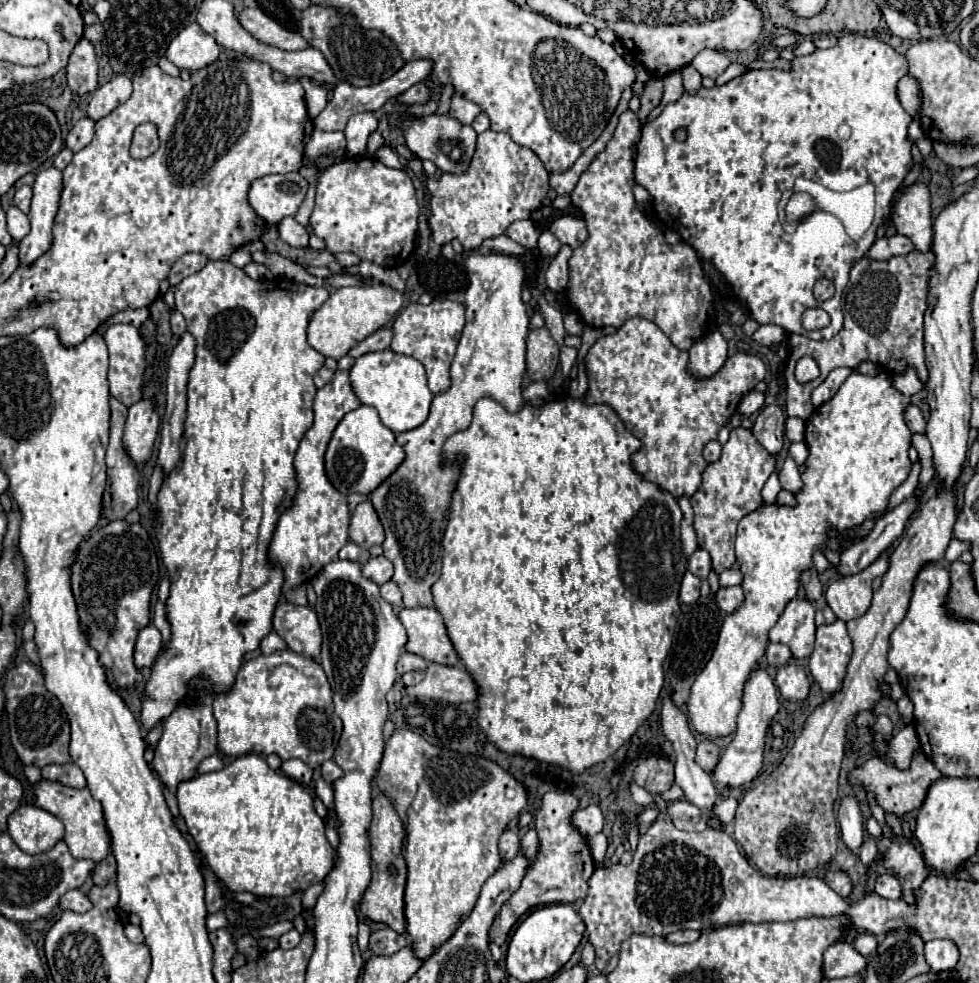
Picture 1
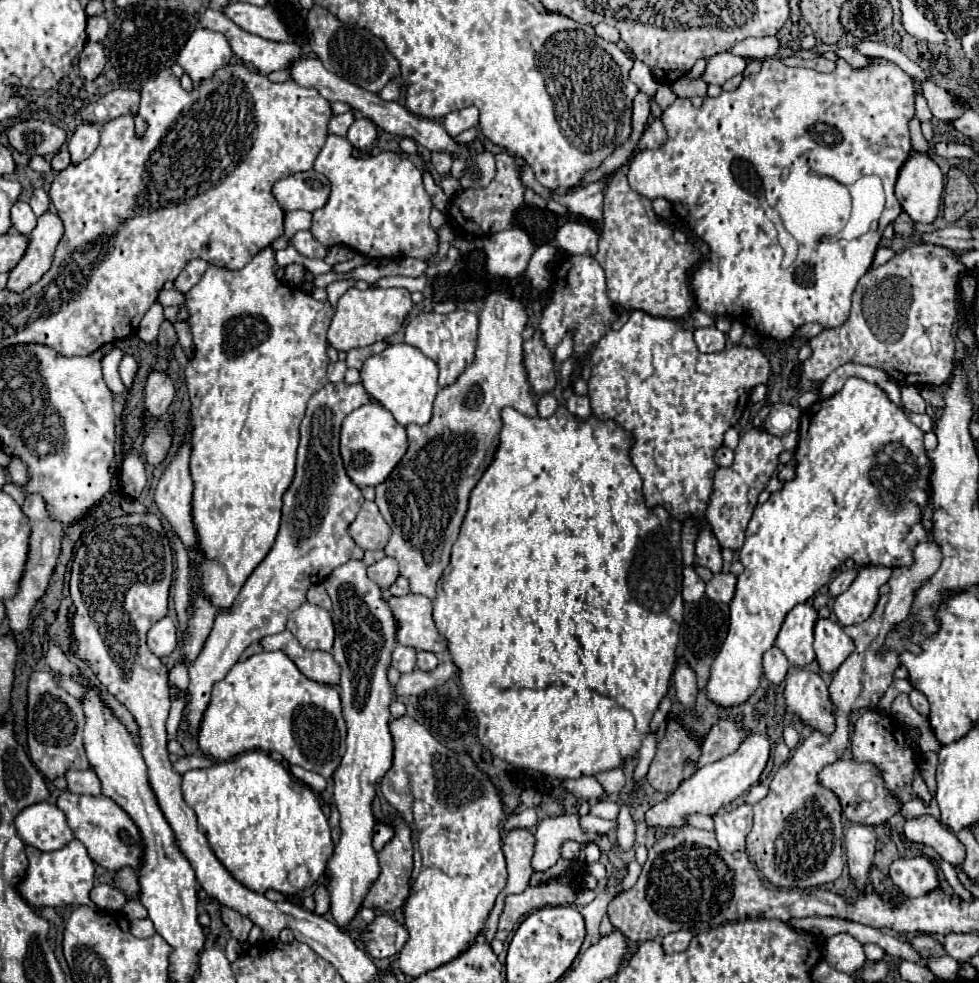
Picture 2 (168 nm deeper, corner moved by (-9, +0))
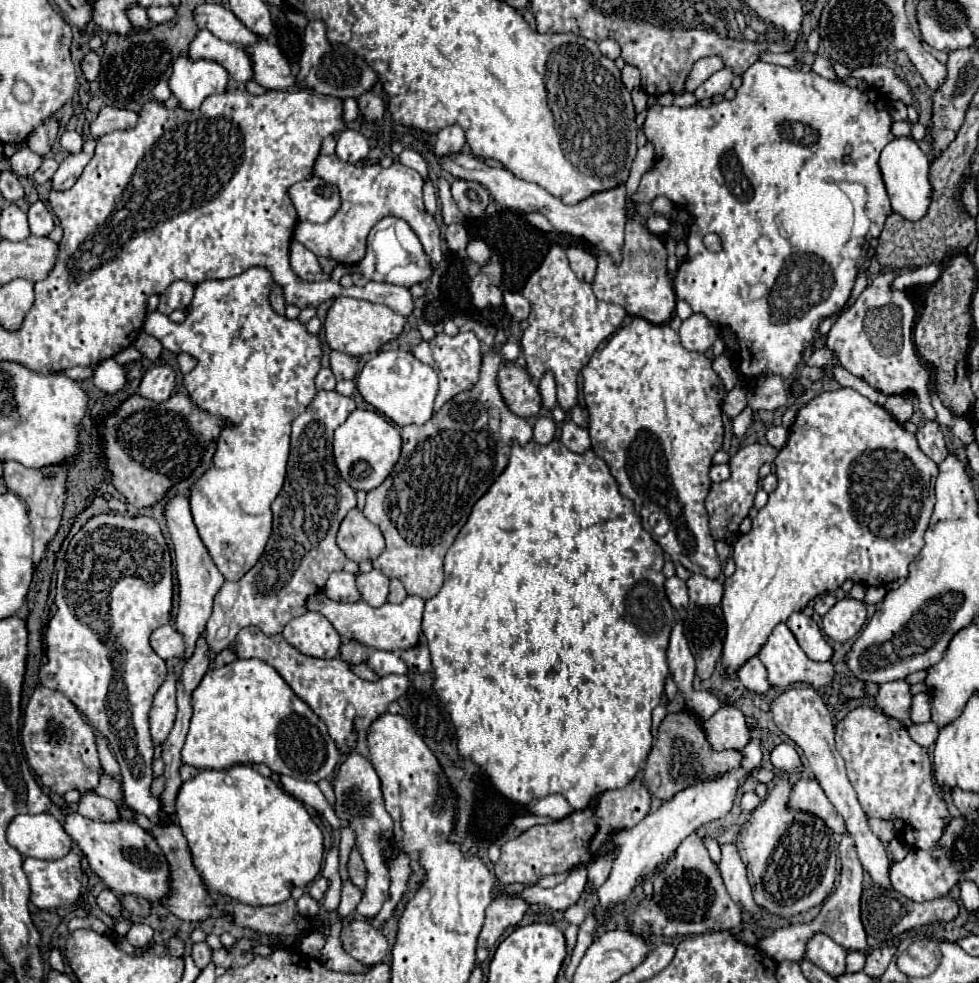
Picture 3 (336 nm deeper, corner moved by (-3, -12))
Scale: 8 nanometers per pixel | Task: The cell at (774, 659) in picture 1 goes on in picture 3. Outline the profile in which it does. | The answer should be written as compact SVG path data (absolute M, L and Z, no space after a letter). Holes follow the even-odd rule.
M754 656L750 658L740 670L738 670L738 680L752 692L758 694L768 694L772 690L768 678L766 678L766 666L762 666L760 658Z

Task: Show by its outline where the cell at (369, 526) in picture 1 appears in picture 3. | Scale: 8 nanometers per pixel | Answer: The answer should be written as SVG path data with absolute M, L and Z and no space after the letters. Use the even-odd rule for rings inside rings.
M358 508L350 510L338 530L338 546L354 562L376 560L384 550L384 538Z

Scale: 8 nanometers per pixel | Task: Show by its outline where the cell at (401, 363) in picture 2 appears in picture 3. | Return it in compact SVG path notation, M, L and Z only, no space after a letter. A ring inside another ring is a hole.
M382 350L364 364L356 378L356 388L362 398L378 412L390 418L396 426L424 426L434 414L434 398L438 392L438 376L424 362L404 350Z

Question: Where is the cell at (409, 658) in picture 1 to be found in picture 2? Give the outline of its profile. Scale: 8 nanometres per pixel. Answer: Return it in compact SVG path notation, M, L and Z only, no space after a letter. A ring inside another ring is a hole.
M396 644L396 648L392 650L392 666L398 672L412 672L416 666L416 650Z

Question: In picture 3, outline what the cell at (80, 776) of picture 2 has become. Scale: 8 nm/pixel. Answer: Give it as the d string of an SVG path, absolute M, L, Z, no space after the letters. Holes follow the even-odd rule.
M84 792L80 802L78 802L78 812L86 818L92 820L102 820L102 822L110 822L110 820L118 820L120 814L116 810L116 804L108 798L98 796L96 792Z

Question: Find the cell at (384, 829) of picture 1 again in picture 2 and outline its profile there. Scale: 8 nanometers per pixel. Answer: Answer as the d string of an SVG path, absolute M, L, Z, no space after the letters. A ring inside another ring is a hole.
M398 818L396 822L390 822L394 826L396 836L392 838L392 842L388 842L380 852L378 852L378 862L380 862L380 874L378 878L372 882L366 898L364 898L364 906L372 908L372 910L384 910L384 912L392 912L396 908L400 908L410 892L410 872L412 872L412 840L410 840L410 828L408 824Z

